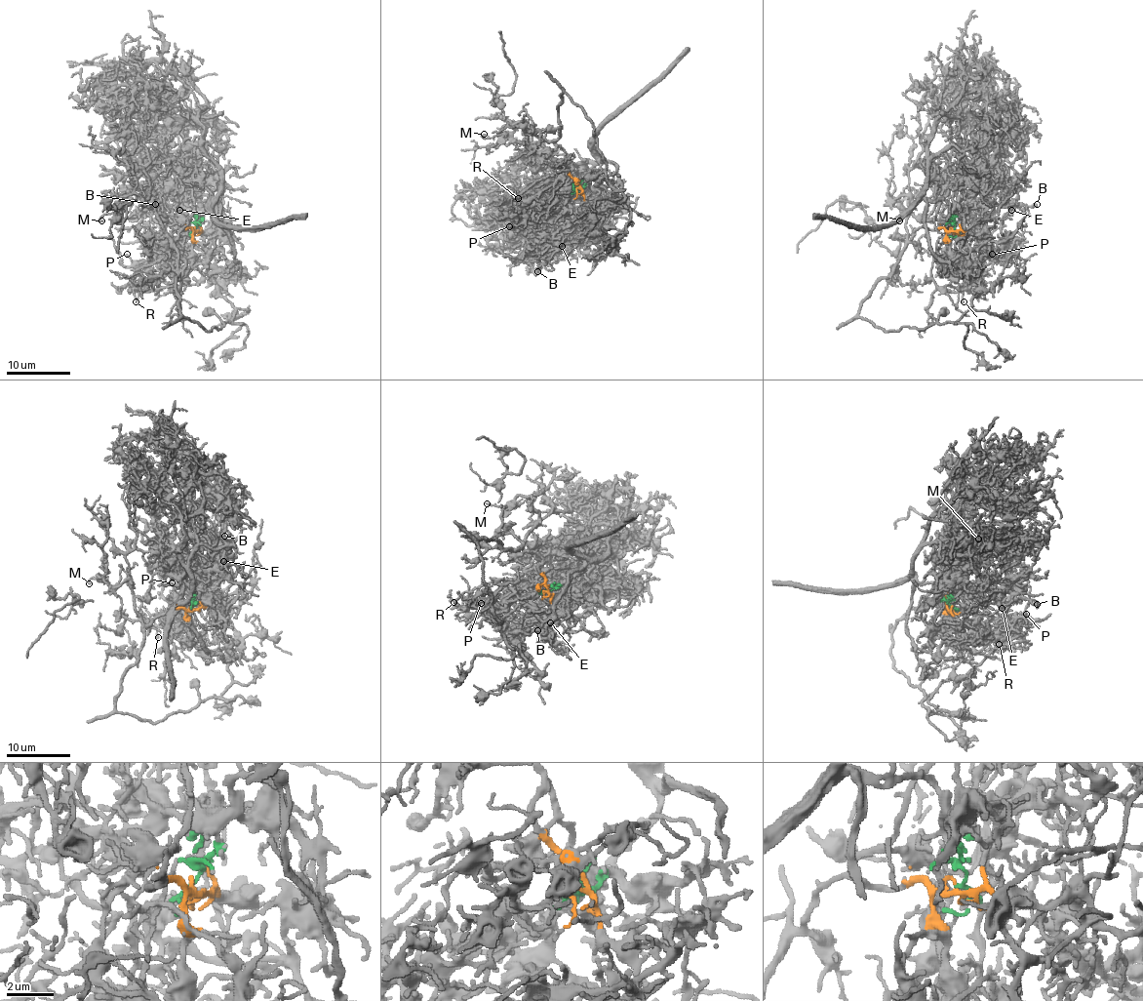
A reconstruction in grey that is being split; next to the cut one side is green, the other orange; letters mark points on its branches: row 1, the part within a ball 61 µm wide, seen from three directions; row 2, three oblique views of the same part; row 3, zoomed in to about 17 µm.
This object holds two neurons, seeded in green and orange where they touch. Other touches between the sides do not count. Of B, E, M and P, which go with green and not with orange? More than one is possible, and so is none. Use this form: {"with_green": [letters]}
{"with_green": ["B", "E", "P"]}

